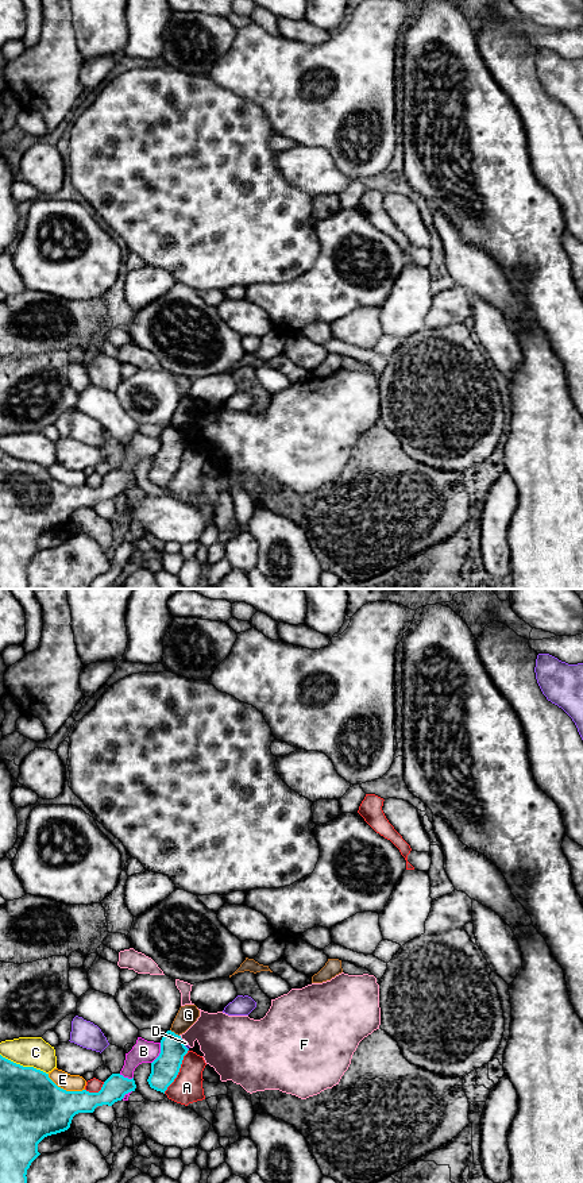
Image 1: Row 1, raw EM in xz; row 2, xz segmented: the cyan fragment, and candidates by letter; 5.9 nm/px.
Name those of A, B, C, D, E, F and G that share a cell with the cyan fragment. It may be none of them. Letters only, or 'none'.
none

